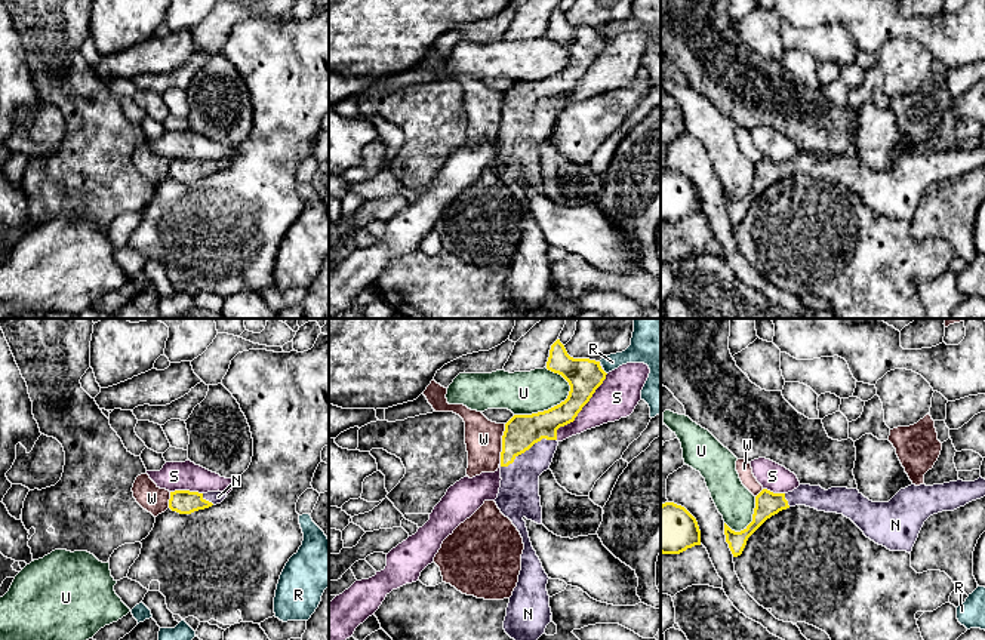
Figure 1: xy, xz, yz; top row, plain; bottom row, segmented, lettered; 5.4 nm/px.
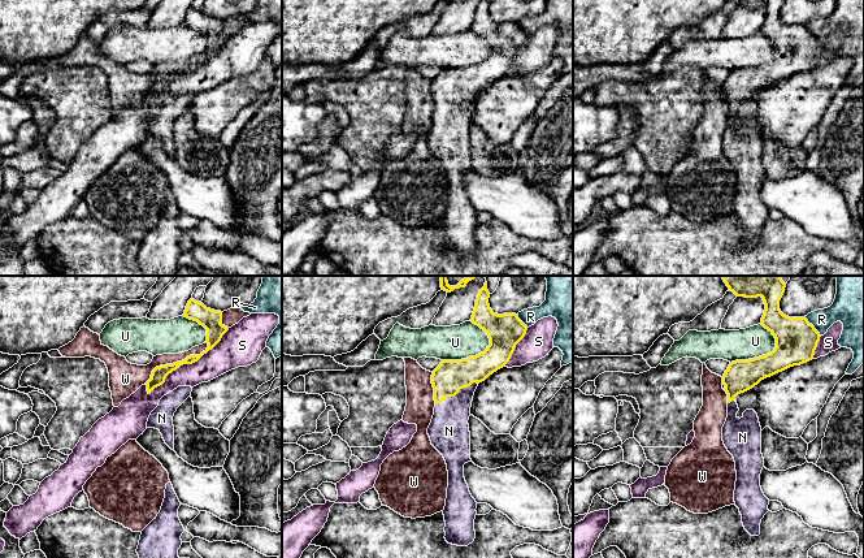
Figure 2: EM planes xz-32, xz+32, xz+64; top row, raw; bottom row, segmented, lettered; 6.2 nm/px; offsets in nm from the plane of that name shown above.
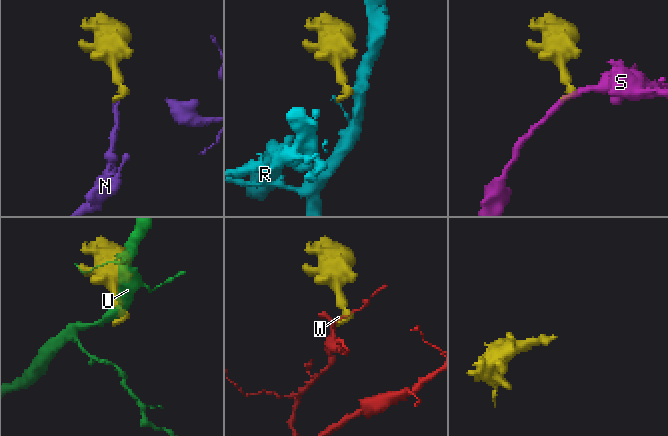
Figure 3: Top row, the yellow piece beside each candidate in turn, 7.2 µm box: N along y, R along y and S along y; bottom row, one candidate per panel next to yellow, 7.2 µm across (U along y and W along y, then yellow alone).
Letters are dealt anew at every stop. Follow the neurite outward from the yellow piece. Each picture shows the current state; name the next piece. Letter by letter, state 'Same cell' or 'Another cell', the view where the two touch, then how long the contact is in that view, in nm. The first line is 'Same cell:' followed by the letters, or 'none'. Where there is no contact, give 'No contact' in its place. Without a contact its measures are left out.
Same cell: N
N: Same cell. Touches yellow in xz. Shared border 340 nm
R: Another cell. Touches yellow in xz. Shared border 30 nm
S: Another cell. Touches yellow in xz. Shared border 460 nm
U: Another cell. Touches yellow in xz. Shared border 360 nm
W: Another cell. Touches yellow in xz. Shared border 220 nm

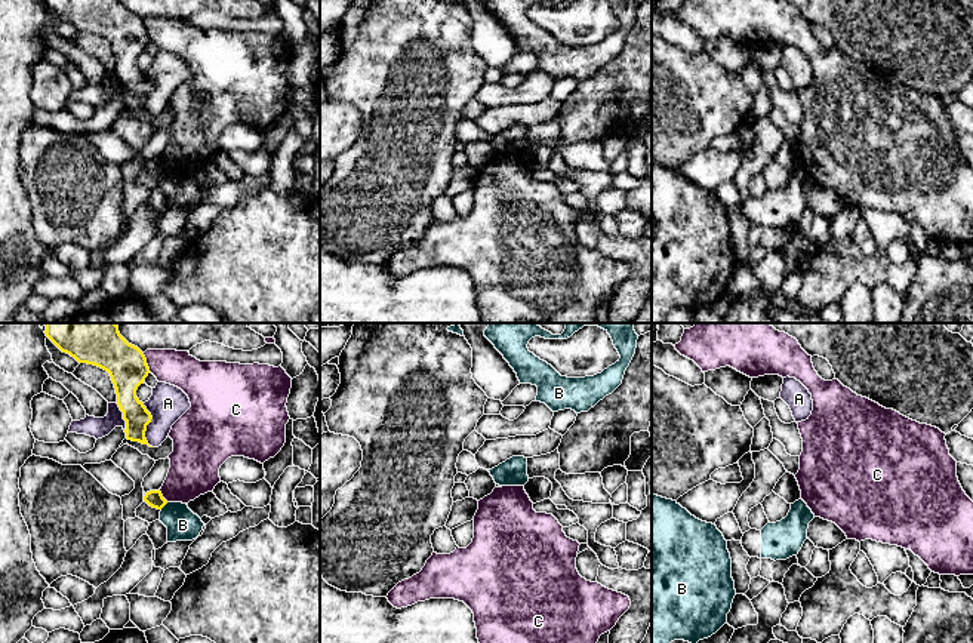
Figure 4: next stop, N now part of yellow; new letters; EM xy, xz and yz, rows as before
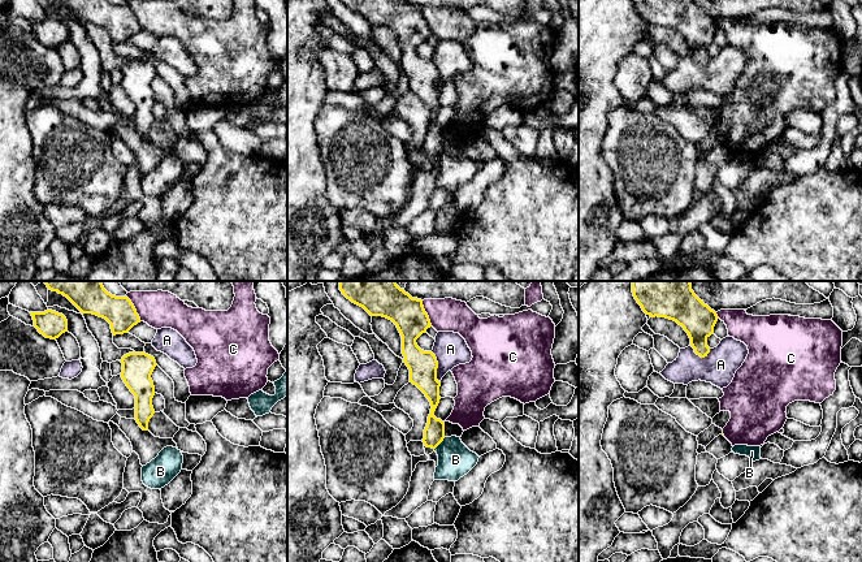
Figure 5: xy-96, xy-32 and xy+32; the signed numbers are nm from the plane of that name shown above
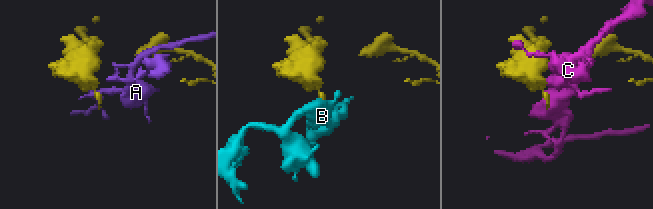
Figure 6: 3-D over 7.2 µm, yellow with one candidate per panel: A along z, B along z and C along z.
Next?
Same cell: none
A: Another cell. Touches yellow in xy. Shared border 240 nm
B: Another cell. Touches yellow in xy. Shared border 60 nm
C: Another cell. Touches yellow in xy. Shared border 110 nm

